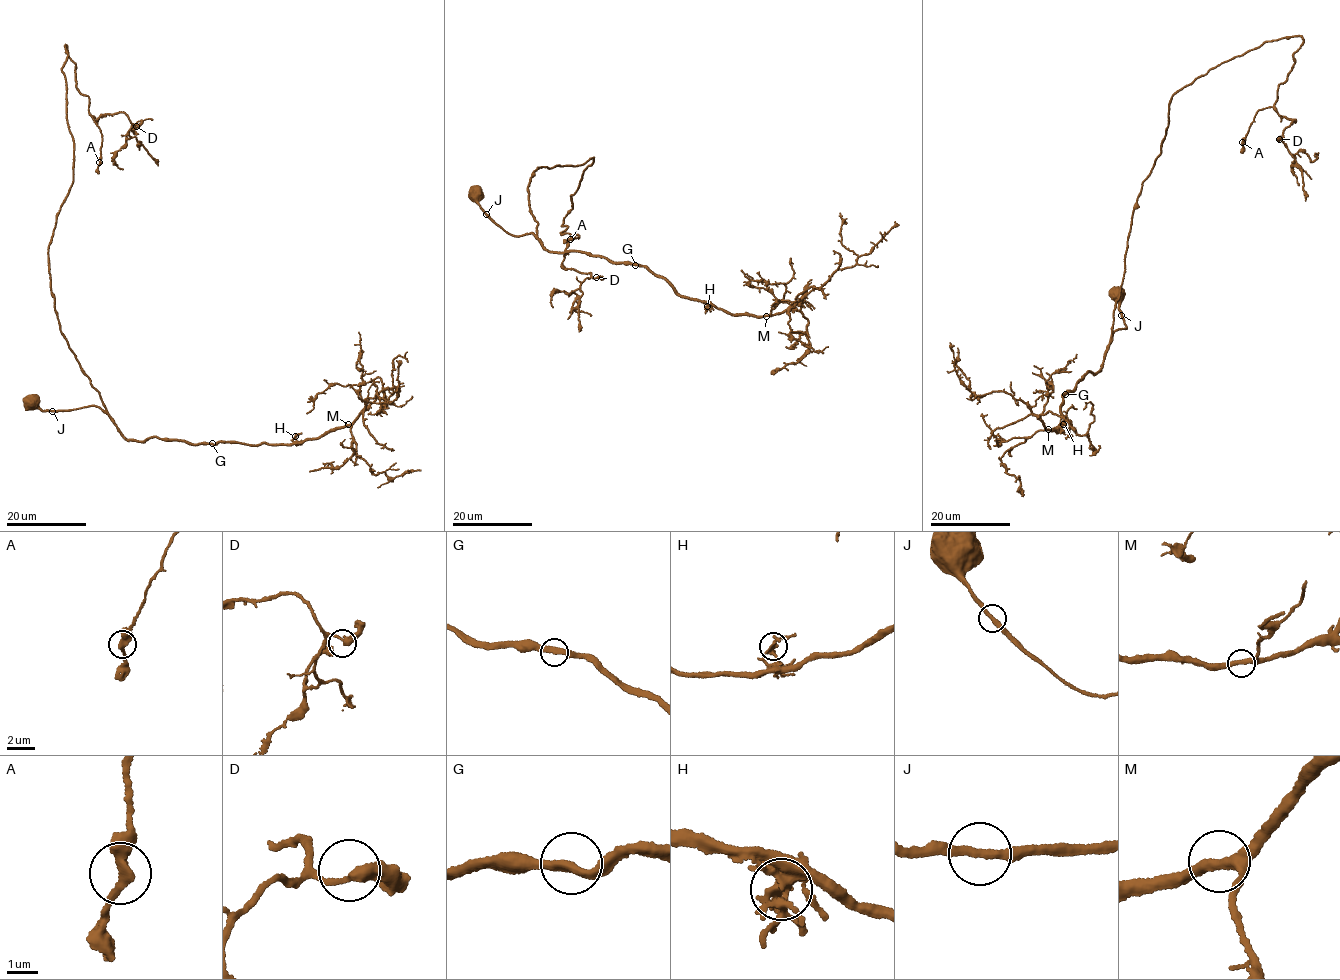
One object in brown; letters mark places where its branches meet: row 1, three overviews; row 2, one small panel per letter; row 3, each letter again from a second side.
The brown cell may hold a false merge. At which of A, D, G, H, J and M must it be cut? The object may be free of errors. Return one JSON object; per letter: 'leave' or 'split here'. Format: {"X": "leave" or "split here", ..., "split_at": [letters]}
{"A": "leave", "D": "leave", "G": "leave", "H": "leave", "J": "leave", "M": "leave", "split_at": []}

